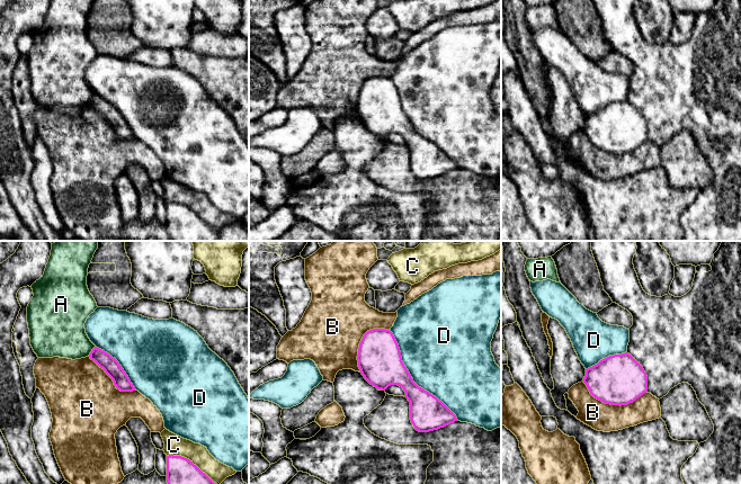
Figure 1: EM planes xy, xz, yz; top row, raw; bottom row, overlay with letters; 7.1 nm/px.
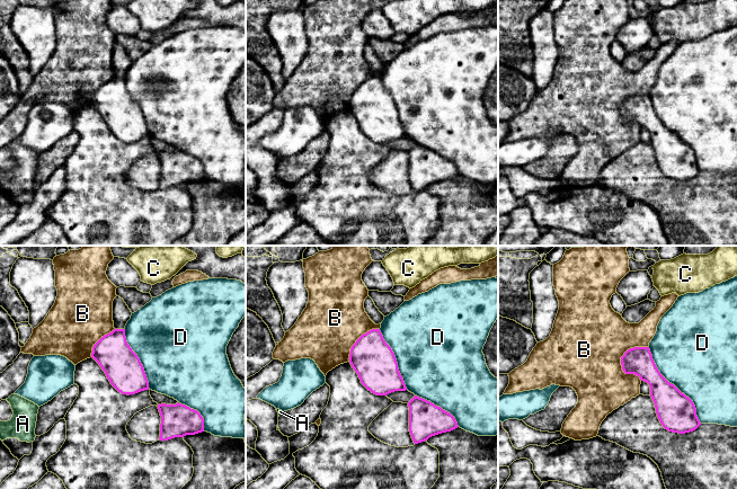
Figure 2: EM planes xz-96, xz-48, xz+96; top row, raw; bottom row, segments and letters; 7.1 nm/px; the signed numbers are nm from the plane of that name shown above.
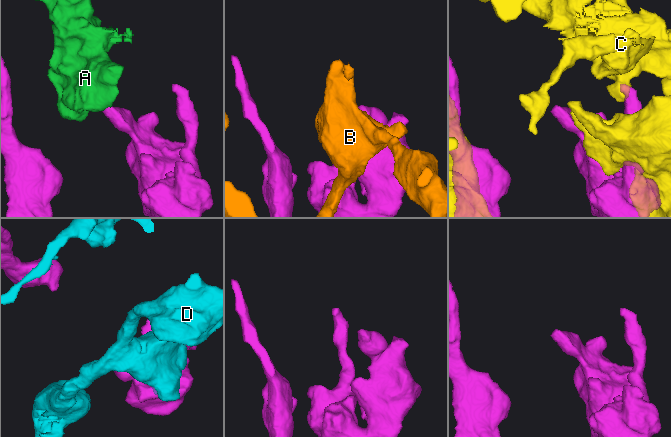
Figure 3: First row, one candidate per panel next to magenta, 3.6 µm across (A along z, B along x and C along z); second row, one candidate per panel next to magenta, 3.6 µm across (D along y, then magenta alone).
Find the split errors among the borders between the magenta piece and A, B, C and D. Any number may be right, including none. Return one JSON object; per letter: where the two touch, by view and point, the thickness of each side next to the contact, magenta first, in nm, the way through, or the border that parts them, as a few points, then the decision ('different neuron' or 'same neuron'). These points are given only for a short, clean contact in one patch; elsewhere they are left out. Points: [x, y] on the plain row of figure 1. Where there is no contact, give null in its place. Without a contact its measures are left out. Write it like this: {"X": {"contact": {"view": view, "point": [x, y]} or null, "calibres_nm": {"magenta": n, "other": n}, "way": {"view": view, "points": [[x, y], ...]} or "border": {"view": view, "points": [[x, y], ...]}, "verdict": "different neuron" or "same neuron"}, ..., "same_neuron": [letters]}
{"A": {"contact": {"view": "xy", "point": [91, 99]}, "calibres_nm": {"magenta": 120, "other": 320}, "border": {"view": "xy", "points": [[95, 93], [88, 104]]}, "verdict": "different neuron"}, "B": {"contact": {"view": "yz", "point": [613, 152]}, "calibres_nm": {"magenta": 360, "other": 200}, "verdict": "different neuron"}, "C": {"contact": {"view": "xy", "point": [192, 211]}, "calibres_nm": {"magenta": 320, "other": 140}, "verdict": "different neuron"}, "D": {"contact": {"view": "xz", "point": [412, 126]}, "calibres_nm": {"magenta": 300, "other": 500}, "verdict": "different neuron"}, "same_neuron": []}

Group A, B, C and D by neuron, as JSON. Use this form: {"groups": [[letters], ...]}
{"groups": [["A", "C"], ["B"], ["D"]]}

